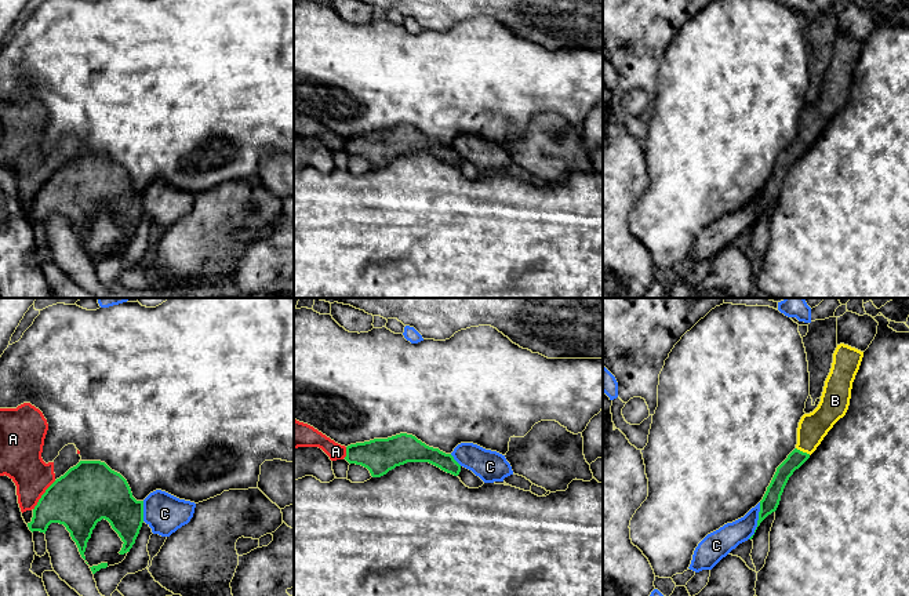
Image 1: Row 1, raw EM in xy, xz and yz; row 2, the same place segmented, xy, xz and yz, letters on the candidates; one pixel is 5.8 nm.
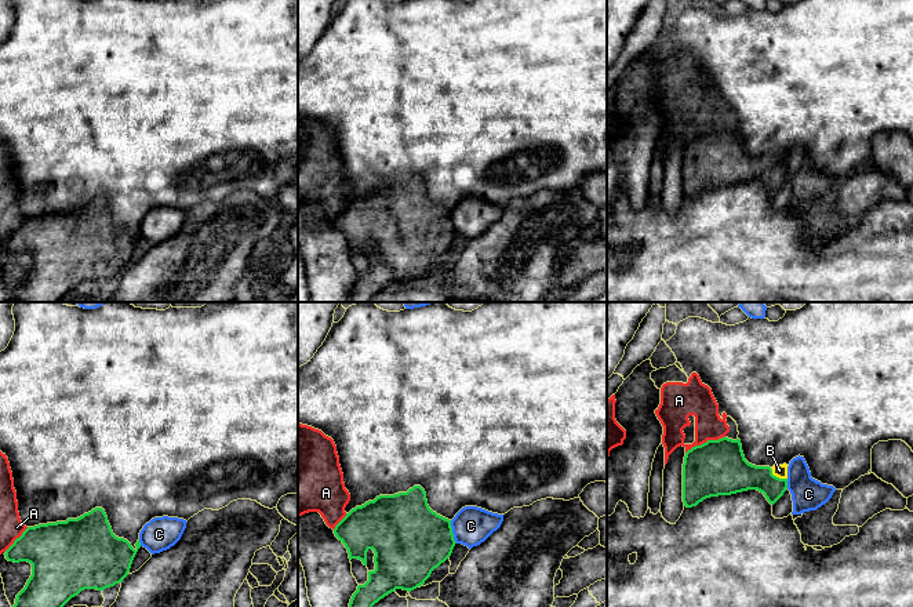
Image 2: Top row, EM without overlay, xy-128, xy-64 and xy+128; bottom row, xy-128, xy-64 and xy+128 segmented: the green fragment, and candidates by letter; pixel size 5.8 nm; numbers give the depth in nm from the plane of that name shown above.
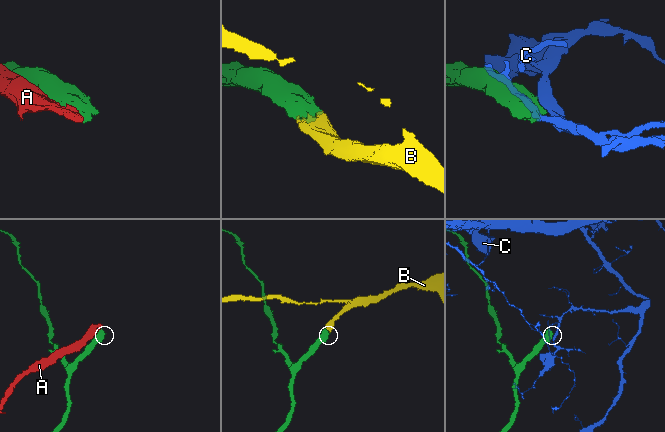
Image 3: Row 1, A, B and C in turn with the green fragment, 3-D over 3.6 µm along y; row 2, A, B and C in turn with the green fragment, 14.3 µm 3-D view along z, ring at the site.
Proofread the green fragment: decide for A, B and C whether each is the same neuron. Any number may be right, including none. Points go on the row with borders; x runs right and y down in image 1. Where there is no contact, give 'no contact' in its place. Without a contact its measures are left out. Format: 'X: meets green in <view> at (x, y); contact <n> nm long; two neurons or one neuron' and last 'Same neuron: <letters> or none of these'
A: meets green in xy at (42, 495); contact 220 nm long; two neurons
B: meets green in yz at (802, 451); contact 100 nm long; one neuron
C: meets green in yz at (757, 520); contact 220 nm long; two neurons
Same neuron: B

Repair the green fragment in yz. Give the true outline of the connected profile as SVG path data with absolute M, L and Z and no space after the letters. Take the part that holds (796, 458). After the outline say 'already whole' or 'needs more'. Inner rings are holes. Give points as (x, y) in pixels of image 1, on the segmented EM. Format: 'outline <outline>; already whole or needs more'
outline M837 345L833 353L830 372L825 381L818 407L804 414L797 428L796 448L777 468L777 472L760 501L757 527L777 510L783 488L796 469L799 469L817 450L833 425L846 415L855 375L863 352L848 345Z; needs more

